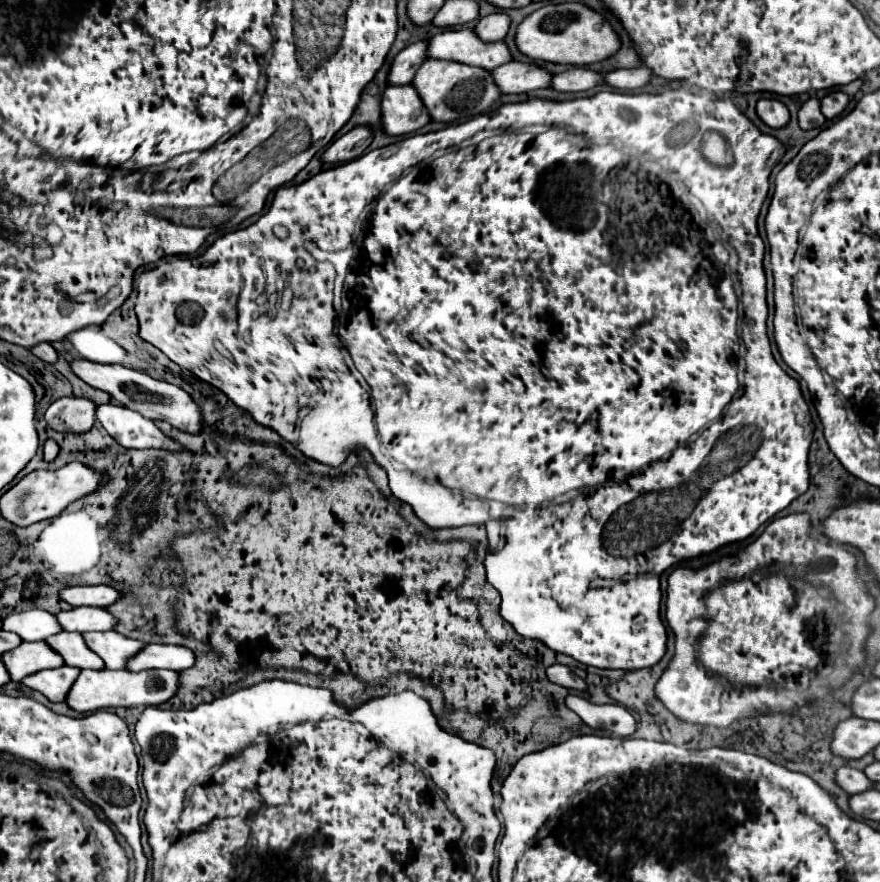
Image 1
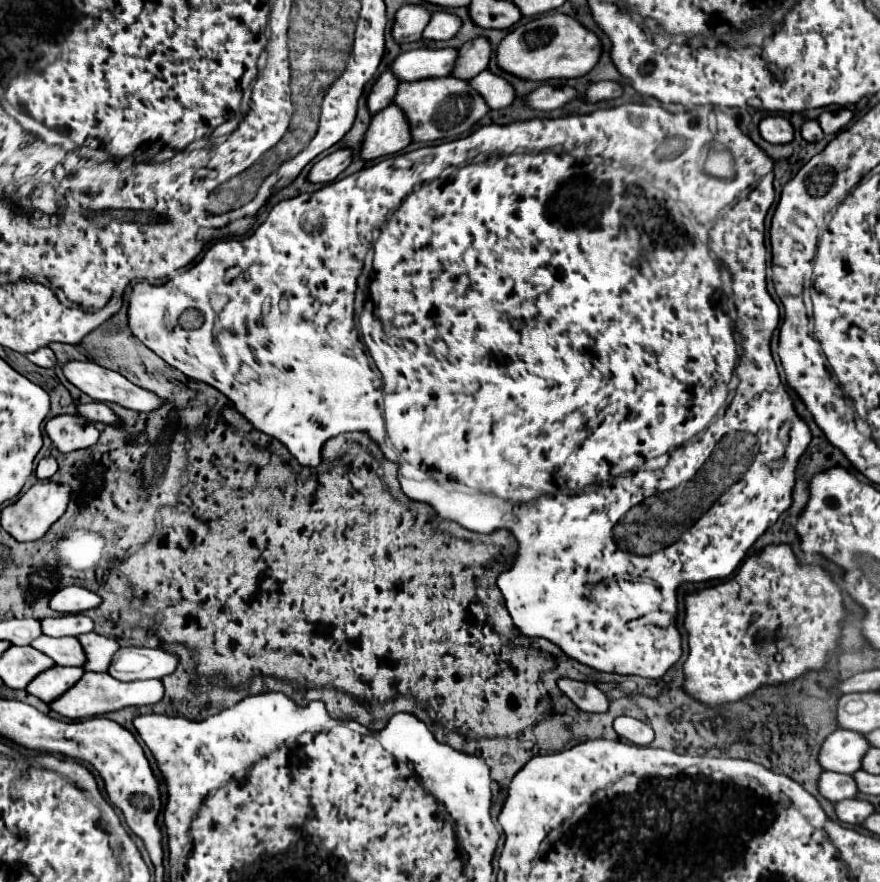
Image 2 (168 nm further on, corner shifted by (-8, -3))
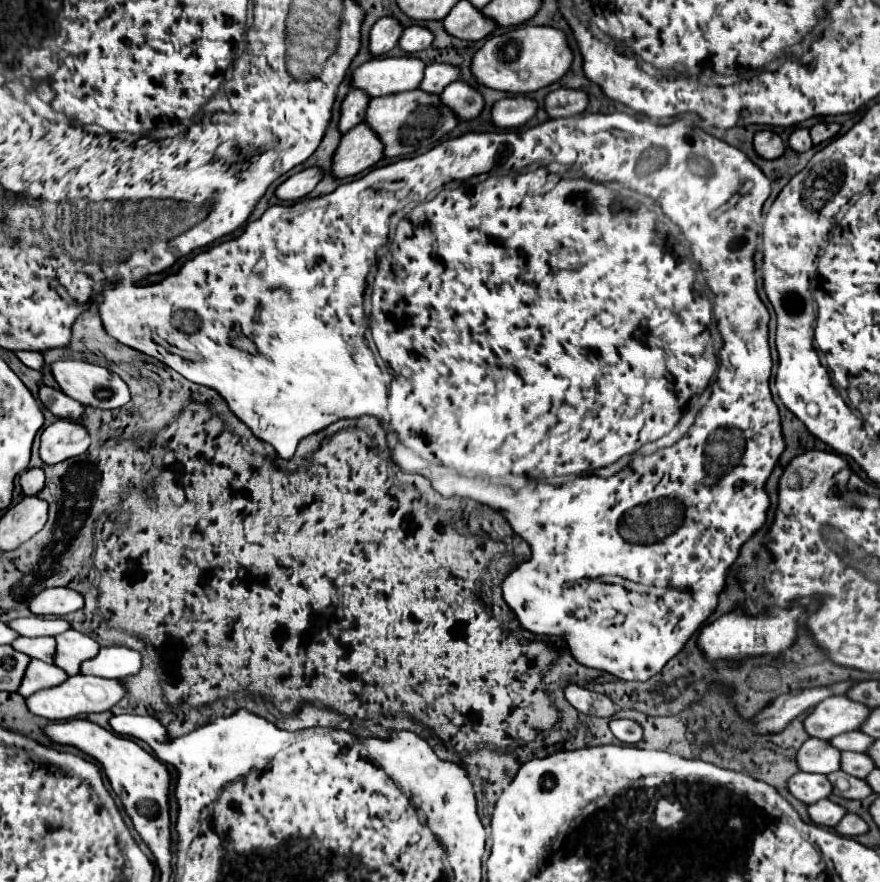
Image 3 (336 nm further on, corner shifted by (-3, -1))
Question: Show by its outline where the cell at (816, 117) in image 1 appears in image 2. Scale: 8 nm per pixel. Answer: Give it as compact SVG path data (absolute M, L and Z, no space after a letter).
M805 120L805 124L801 126L801 136L807 142L815 142L815 140L821 140L823 138L823 130L819 128L819 122L817 120Z

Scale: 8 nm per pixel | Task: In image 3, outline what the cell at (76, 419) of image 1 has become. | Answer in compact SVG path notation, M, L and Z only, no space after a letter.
M56 420L42 432L40 458L44 464L54 466L58 462L64 462L66 458L84 454L88 446L90 436L82 424L70 420Z

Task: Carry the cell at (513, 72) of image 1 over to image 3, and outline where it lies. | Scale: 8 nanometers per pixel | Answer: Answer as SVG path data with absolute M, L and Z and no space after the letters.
M460 80L446 86L440 96L442 96L442 104L450 106L450 110L454 110L454 114L458 114L460 122L474 120L484 108L482 96Z

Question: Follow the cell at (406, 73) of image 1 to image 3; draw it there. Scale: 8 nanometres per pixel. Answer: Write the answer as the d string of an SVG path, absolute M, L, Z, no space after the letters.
M350 90L346 98L340 104L340 120L338 120L338 130L340 134L346 134L350 128L360 124L364 120L364 112L368 106L370 98L362 94L360 90Z

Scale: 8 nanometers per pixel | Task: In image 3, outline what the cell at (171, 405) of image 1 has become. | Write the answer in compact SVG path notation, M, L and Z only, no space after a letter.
M58 360L50 368L52 368L52 376L58 382L60 390L66 396L80 402L82 406L92 406L92 408L100 408L100 410L114 410L114 408L122 408L130 400L130 392L126 388L126 382L118 374L110 372L104 366L78 362L78 360Z

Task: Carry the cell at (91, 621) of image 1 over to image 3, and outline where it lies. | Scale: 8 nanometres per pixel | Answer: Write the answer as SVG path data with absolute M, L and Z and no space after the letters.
M40 616L10 620L8 626L16 630L20 636L56 636L70 628L70 624L62 618L40 618Z

